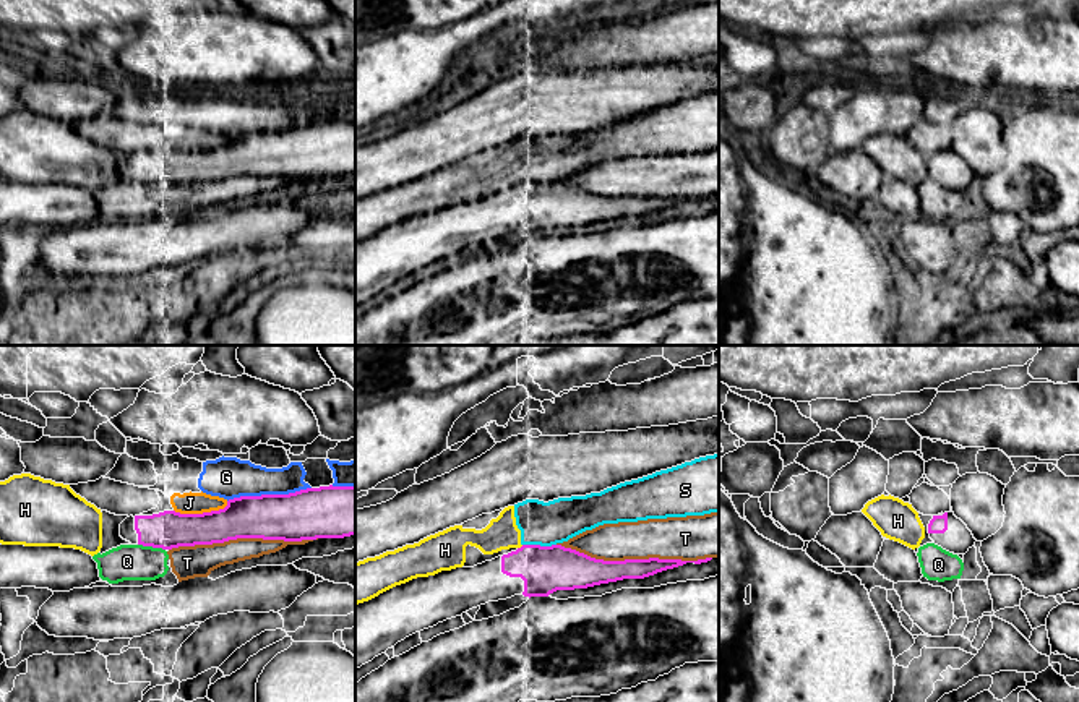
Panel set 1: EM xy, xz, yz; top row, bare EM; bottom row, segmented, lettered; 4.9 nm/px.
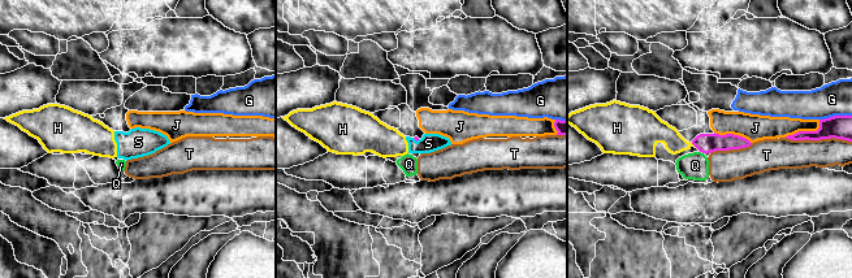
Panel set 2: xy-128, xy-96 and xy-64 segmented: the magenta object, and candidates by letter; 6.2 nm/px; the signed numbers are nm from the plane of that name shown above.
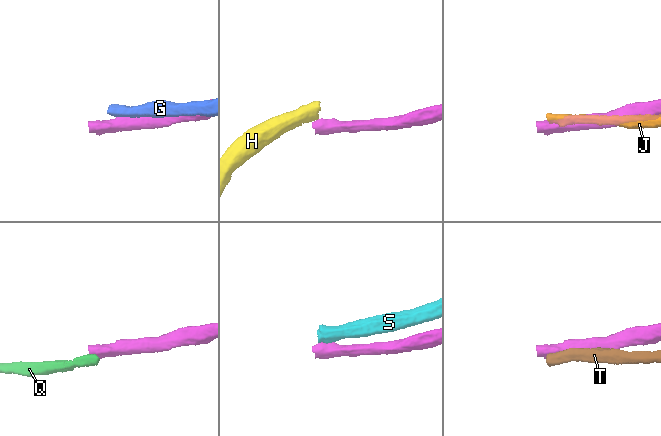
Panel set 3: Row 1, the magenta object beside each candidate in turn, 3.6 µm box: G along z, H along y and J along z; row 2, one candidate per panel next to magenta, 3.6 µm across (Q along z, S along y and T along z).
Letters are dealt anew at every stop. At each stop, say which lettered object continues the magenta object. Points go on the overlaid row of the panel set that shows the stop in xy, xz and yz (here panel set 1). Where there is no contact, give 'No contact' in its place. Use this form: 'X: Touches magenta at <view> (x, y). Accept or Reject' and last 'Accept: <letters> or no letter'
G: Touches magenta at xy (268, 495). Reject
H: Touches magenta at xz (521, 547). Reject
J: Touches magenta at xy (203, 513). Reject
Q: Touches magenta at xy (151, 545). Reject
S: Touches magenta at xz (539, 545). Reject
T: Touches magenta at xz (635, 560). Reject
Accept: no letter

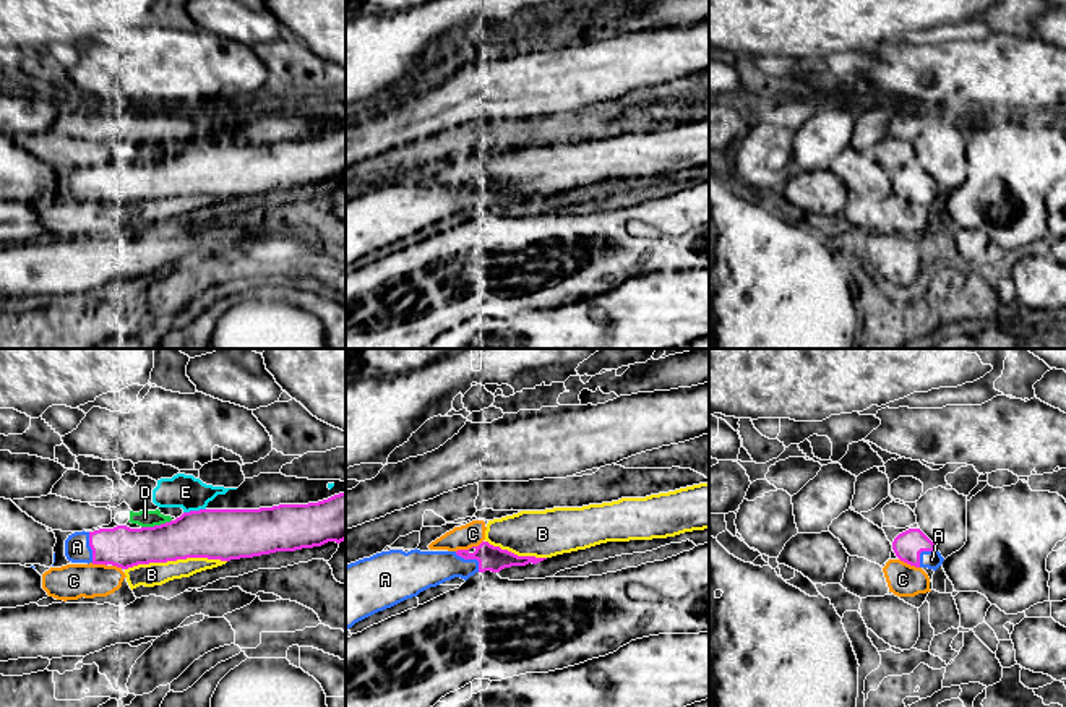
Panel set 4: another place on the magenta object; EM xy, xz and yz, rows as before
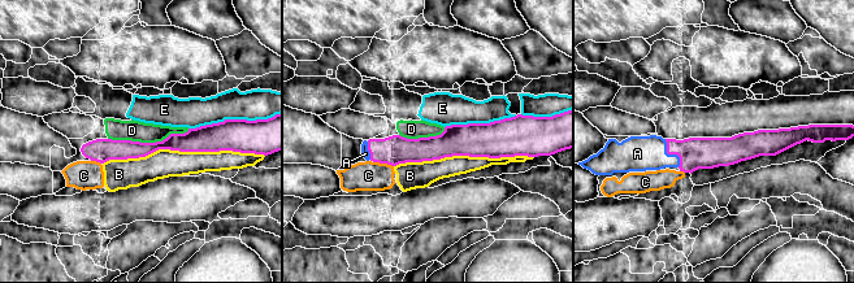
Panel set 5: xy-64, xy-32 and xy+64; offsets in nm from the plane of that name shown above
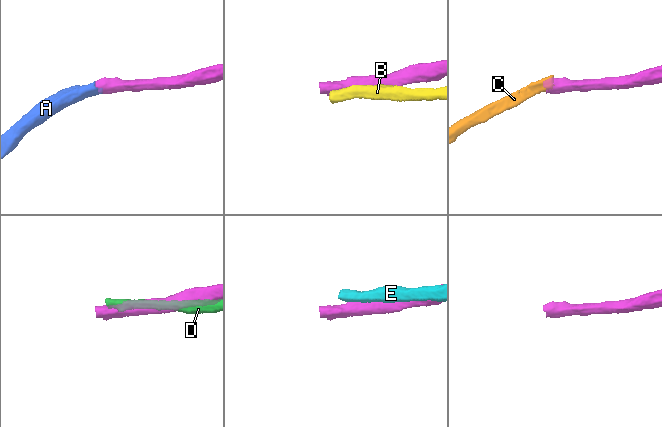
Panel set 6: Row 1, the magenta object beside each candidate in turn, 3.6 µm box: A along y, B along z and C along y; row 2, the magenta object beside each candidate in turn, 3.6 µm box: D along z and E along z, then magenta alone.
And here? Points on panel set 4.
A: Touches magenta at xz (471, 558). Accept
B: Touches magenta at xy (176, 560). Reject
C: Touches magenta at xz (469, 548). Reject
D: Touches magenta at xy (156, 526). Reject
E: Touches magenta at xy (193, 511). Reject
Accept: A

